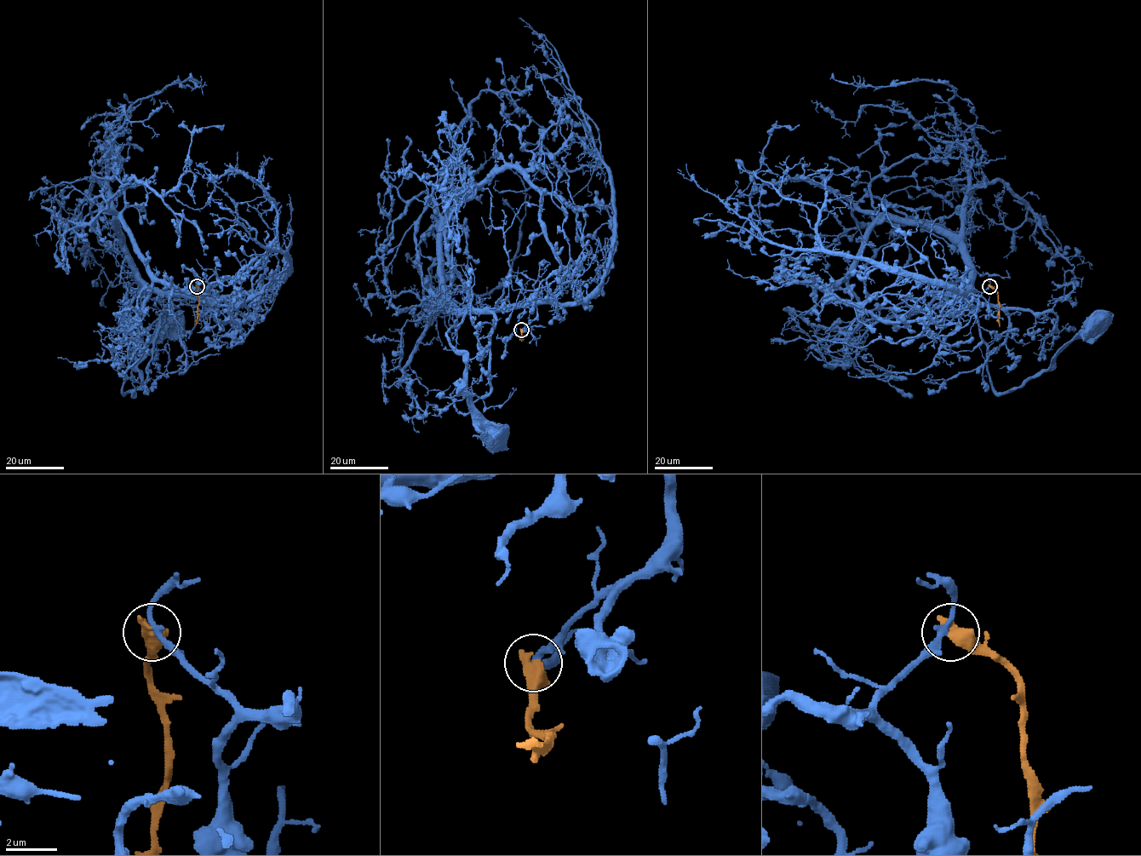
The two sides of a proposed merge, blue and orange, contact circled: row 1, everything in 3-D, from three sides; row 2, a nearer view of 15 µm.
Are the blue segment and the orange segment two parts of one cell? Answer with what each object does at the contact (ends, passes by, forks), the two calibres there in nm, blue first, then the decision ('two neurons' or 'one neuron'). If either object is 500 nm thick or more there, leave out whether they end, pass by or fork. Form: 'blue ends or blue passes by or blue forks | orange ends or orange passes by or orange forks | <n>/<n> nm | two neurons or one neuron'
220/600 nm | two neurons

